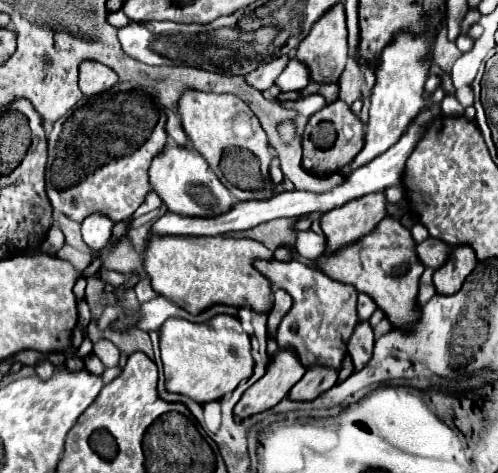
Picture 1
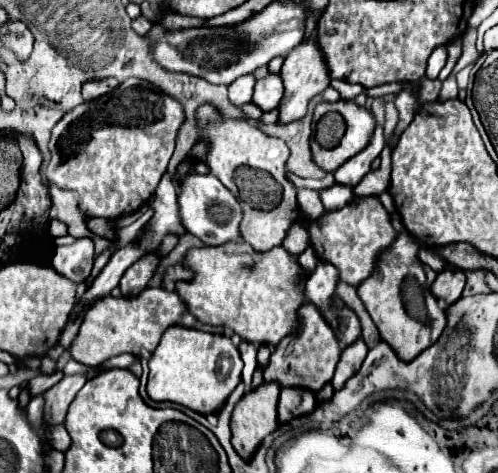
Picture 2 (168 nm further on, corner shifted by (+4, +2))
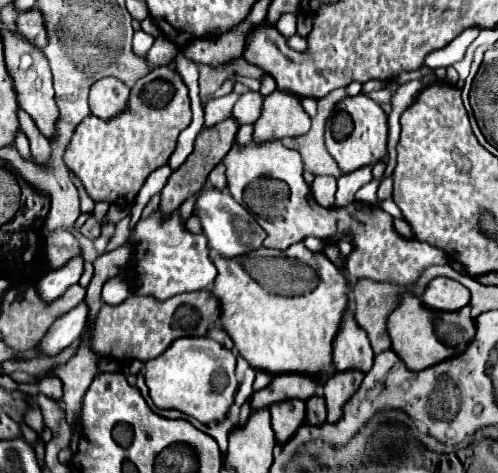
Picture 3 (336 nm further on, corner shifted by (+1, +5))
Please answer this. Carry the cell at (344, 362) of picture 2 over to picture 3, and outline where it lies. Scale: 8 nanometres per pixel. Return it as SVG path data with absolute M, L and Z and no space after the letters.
M347 370L347 372L335 372L329 376L323 384L323 396L327 402L327 422L337 422L341 418L343 404L355 394L359 384L363 382L363 372L359 370Z

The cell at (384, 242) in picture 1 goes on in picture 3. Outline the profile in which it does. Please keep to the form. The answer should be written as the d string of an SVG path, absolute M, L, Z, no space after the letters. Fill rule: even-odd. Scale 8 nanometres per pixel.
M403 292L397 298L395 310L391 310L387 318L387 330L391 338L391 348L399 354L405 366L409 370L423 370L445 358L451 358L453 354L463 352L471 336L475 334L475 324L469 306L457 312L433 312L421 302L419 296L411 292ZM437 326L441 326L441 332Z

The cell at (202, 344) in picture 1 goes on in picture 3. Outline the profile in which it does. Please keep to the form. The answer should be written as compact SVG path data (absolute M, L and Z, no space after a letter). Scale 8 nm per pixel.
M185 336L171 342L171 346L159 358L153 358L145 364L145 382L149 388L149 396L157 408L175 408L197 418L203 424L209 424L213 420L223 420L229 406L233 404L233 396L237 392L237 380L233 372L235 372L235 354L229 348L207 336L203 338Z

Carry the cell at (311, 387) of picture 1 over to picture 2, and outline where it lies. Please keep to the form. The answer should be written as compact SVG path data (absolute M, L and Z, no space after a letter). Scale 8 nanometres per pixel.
M282 389L278 401L278 421L288 423L294 417L308 415L316 409L314 393L304 393L304 389Z

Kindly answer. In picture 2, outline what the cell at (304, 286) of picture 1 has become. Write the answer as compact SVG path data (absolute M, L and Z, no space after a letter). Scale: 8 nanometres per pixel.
M306 303L300 307L300 325L298 333L292 337L286 337L284 343L280 343L274 353L270 355L270 363L264 369L264 383L278 383L280 387L300 387L308 391L320 391L330 379L336 369L336 363L340 361L342 347L336 341L334 329L322 319L316 305Z

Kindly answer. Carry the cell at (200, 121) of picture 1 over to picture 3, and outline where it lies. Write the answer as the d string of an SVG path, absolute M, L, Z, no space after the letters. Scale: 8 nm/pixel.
M233 142L233 148L225 154L223 164L227 168L227 190L239 204L249 208L253 218L267 232L263 242L265 248L285 250L307 236L339 242L353 232L353 250L347 256L347 270L351 272L351 278L369 278L397 286L413 286L425 268L449 262L443 250L399 236L393 226L393 218L381 208L363 202L339 208L321 208L315 198L311 198L311 190L303 180L301 154L293 148L285 148L281 142L265 142L263 146L255 146L255 142L249 142L247 146Z

